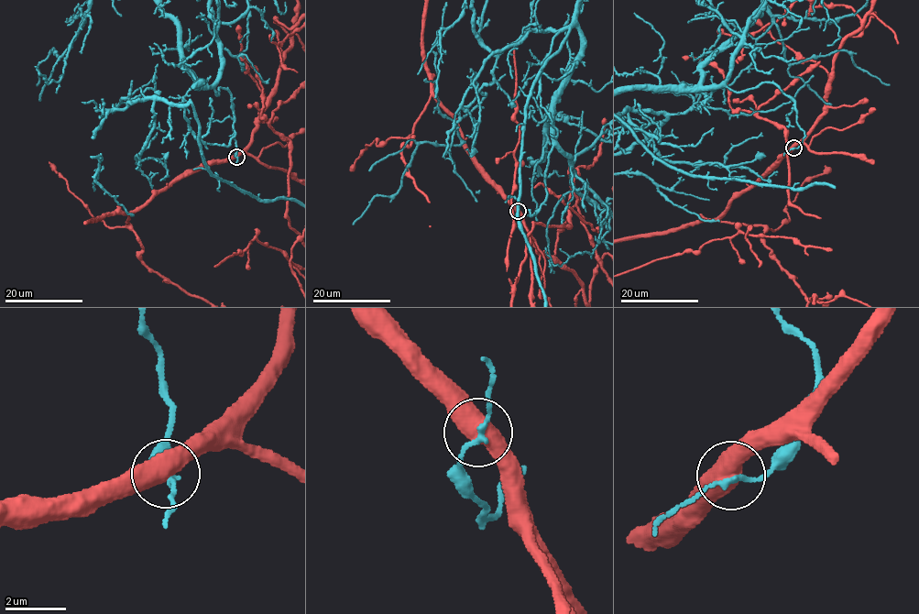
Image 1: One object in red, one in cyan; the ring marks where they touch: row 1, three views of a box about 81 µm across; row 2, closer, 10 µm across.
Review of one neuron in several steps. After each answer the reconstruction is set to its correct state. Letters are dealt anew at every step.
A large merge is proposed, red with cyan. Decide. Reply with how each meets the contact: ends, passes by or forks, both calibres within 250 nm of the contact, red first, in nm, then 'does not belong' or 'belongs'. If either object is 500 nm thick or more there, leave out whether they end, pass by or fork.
calibres 550 and 150 nm; does not belong

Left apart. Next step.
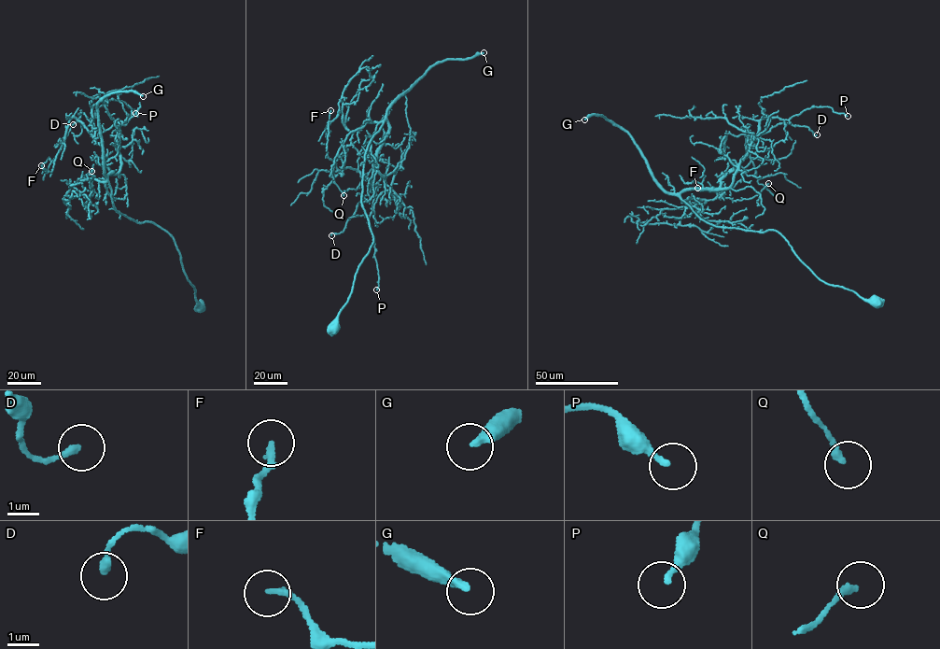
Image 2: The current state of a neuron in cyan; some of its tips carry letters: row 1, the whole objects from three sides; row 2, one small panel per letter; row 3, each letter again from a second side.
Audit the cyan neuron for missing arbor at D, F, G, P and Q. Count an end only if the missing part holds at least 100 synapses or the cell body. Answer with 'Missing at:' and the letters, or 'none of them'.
Missing at: G

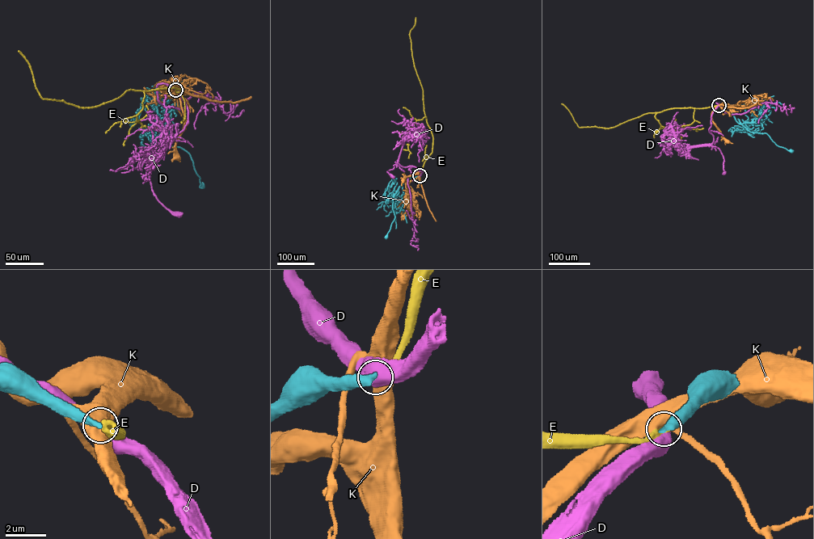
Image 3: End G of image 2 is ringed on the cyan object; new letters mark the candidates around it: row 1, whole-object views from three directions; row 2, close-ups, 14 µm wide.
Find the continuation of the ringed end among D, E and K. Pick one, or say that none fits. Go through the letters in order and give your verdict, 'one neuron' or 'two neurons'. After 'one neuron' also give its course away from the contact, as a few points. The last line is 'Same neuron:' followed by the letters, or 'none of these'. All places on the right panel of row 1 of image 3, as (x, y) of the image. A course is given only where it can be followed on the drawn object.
D: two neurons
E: one neuron | via (719, 105), (648, 113), (605, 128), (579, 128), (562, 103)
K: two neurons
Same neuron: E

